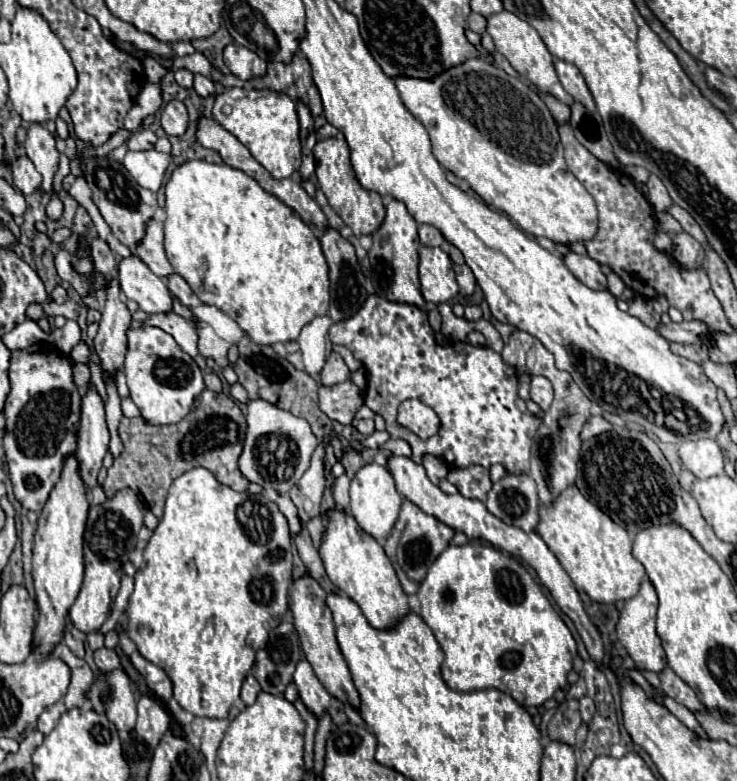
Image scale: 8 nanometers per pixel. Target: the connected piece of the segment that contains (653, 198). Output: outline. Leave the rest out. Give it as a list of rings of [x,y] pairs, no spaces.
[[[649,175],[649,179],[647,179],[645,185],[647,185],[647,189],[649,189],[649,203],[653,205],[653,209],[655,209],[655,211],[665,211],[665,209],[669,209],[669,205],[671,205],[673,201],[671,201],[671,197],[669,197],[663,181],[661,181],[657,175]]]

